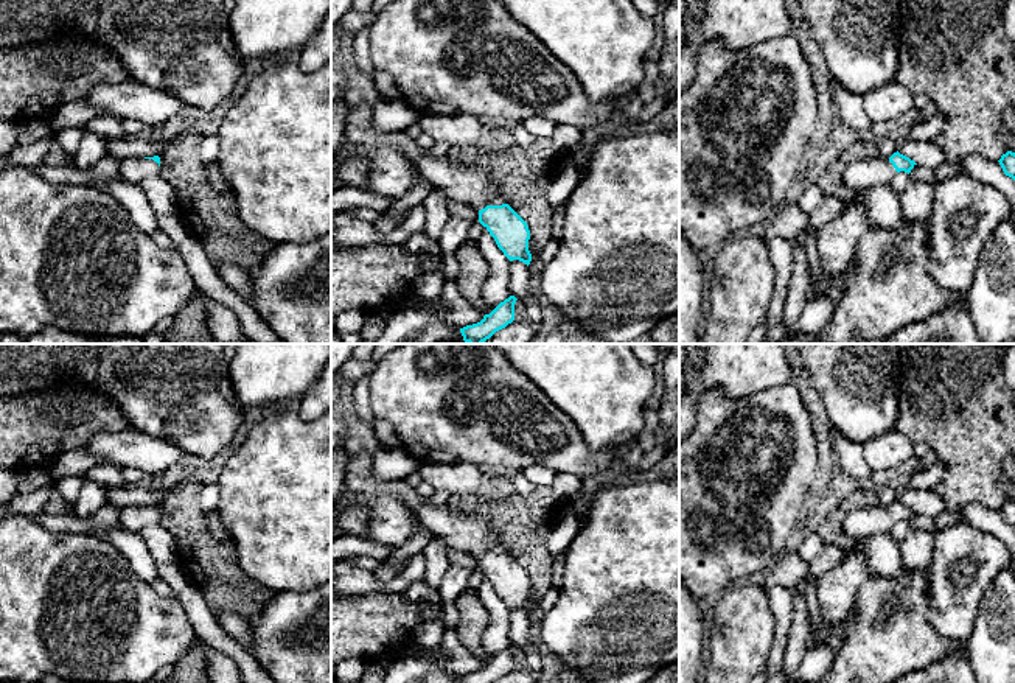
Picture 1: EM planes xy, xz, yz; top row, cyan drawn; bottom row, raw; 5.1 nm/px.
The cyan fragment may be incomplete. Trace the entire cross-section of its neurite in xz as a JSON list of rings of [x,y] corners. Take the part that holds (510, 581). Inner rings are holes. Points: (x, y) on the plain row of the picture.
[[[367,451],[351,453],[345,468],[345,490],[365,495],[396,495],[449,548],[468,552],[479,560],[479,571],[490,580],[510,610],[519,608],[527,615],[530,613],[528,574],[494,537],[485,518],[466,515],[448,504],[429,504],[427,498],[421,496],[407,479],[376,482],[371,471],[373,454]]]

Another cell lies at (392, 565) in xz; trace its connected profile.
[[[418,526],[417,532],[409,538],[409,541],[396,548],[392,555],[385,557],[382,563],[373,571],[376,579],[389,583],[392,579],[401,574],[406,562],[412,555],[418,555],[431,543],[432,534],[426,526]]]

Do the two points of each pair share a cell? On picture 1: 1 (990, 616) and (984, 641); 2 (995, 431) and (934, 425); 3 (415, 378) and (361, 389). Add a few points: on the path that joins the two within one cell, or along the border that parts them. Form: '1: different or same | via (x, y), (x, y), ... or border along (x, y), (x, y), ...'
1: same | via (990, 623), (990, 635)
2: same | via (980, 428), (973, 425), (950, 425)
3: different | border along (367, 378), (369, 403), (375, 417)

